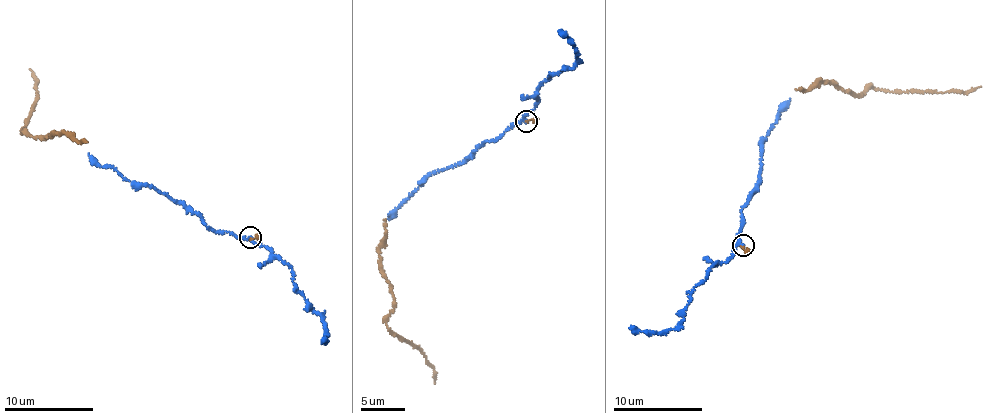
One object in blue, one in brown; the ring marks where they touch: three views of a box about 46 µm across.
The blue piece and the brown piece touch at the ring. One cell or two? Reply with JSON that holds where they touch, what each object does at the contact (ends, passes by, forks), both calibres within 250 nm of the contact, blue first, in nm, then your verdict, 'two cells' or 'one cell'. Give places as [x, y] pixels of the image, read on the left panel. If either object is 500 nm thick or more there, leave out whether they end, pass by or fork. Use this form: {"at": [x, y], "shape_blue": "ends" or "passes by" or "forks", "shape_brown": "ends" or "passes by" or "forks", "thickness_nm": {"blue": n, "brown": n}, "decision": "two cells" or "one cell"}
{"at": [250, 237], "shape_blue": "passes by", "shape_brown": "ends", "thickness_nm": {"blue": 170, "brown": 150}, "decision": "one cell"}

